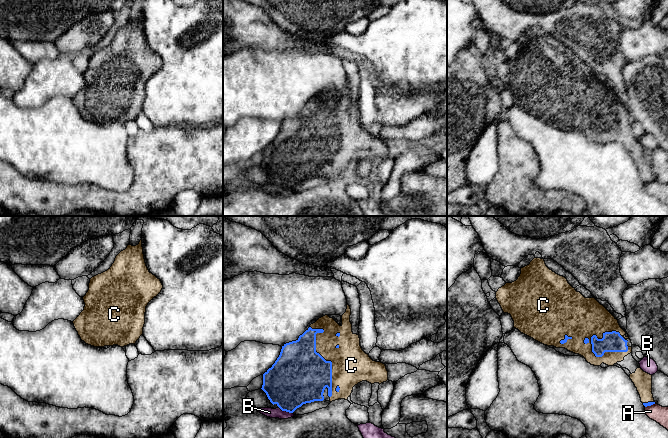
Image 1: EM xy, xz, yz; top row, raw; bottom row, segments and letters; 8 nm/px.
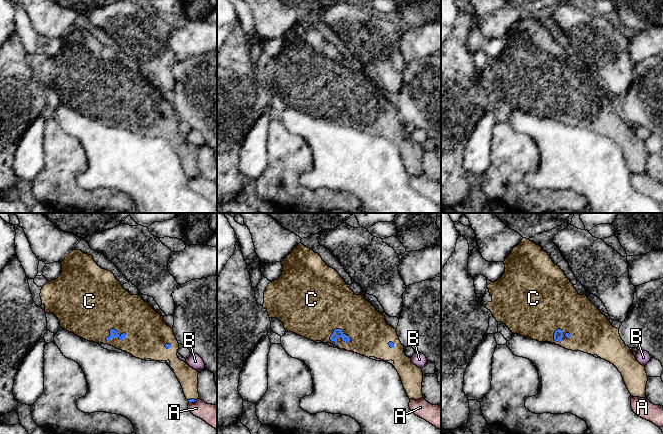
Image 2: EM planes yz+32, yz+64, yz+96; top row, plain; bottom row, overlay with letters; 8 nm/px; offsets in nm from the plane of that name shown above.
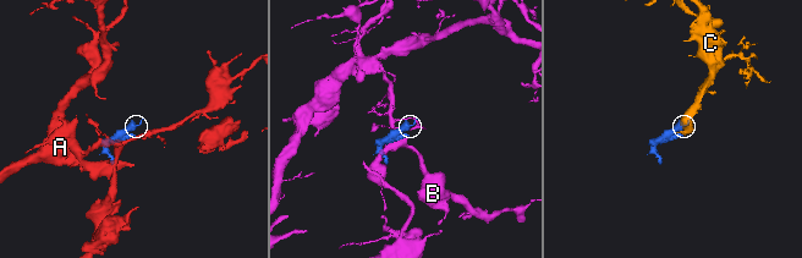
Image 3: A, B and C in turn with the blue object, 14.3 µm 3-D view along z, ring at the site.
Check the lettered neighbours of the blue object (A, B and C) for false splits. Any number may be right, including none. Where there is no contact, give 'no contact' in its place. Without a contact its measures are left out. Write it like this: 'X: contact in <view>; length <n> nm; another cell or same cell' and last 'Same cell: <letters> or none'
A: contact in yz; length 90 nm; another cell
B: contact in xz; length 120 nm; another cell
C: contact in yz; length 380 nm; same cell
Same cell: C

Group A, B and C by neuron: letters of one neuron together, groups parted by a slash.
A / B / C

